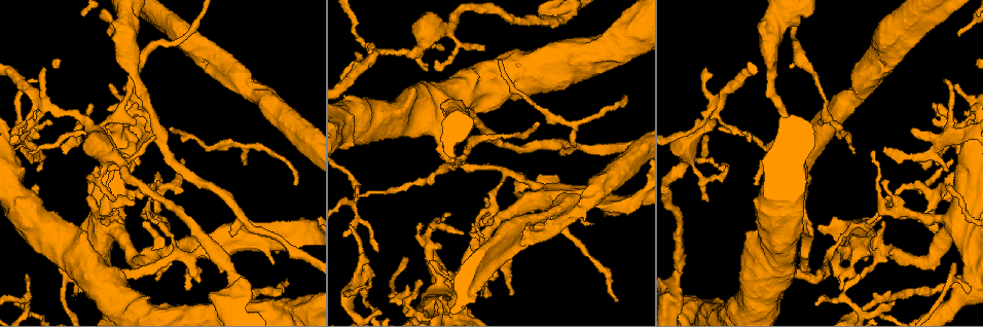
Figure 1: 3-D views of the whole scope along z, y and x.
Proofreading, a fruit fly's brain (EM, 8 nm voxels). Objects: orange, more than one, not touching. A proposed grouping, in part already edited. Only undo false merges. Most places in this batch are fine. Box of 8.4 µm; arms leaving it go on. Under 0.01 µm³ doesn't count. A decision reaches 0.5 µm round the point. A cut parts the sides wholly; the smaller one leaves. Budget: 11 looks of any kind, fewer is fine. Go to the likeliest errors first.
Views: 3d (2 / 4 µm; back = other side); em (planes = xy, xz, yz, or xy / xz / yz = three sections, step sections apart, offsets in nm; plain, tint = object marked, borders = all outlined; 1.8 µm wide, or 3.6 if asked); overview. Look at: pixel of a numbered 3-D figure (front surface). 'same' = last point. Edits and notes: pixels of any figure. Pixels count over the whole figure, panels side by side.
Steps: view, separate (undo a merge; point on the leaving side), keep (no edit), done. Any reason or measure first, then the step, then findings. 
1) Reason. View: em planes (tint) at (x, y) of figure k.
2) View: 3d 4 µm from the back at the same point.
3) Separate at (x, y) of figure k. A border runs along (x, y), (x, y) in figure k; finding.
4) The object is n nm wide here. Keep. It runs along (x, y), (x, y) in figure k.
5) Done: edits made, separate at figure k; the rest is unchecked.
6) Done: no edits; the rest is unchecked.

Calibre changes. View: 3d 4 µm at (968, 141) of figure 1.

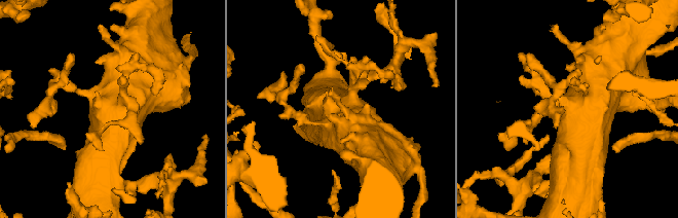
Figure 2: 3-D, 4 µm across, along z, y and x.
Now the EM. View: em 3.6 µm planes (plain) at (335, 106) of figure 2.

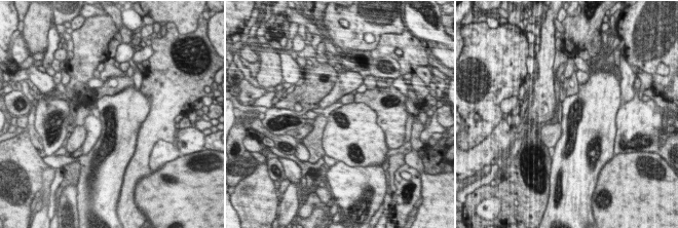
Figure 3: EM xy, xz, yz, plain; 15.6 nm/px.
With the object marked. View: em 3.6 µm planes (tint) at the same point.

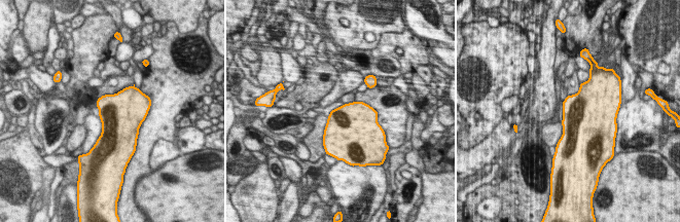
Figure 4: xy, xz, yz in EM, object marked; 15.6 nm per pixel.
The object is 550 nm wide here. Keep. One neuron here.

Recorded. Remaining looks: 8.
Arms part here. View: em yz step 8 (tint) at (355, 283) of figure 1.

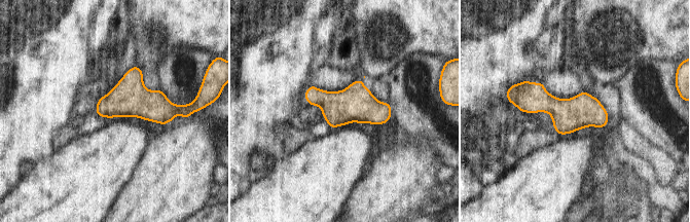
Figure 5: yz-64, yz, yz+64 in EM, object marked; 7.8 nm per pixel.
View: em planes (borders) at the same point.

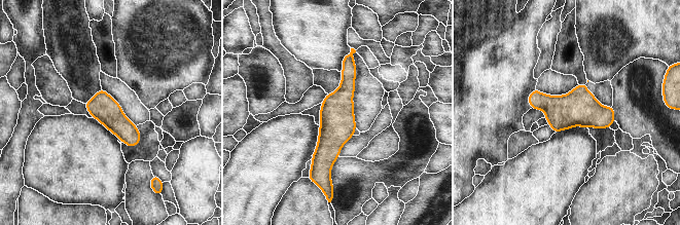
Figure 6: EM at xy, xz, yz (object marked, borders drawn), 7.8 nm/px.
Keep. It runs along (350, 57), (326, 173) in figure 6; all the same neuron.

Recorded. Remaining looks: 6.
Thick turns thin. View: 3d 4 µm at (446, 27) of figure 1.

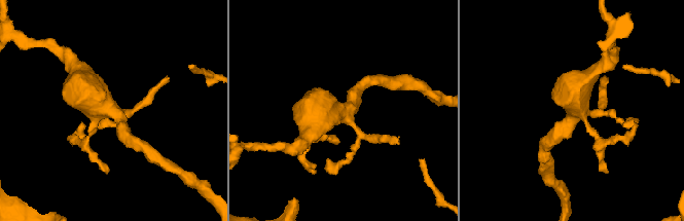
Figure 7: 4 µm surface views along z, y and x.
View: em 3.6 µm xz step 8 (tint) at (577, 111) of figure 7.

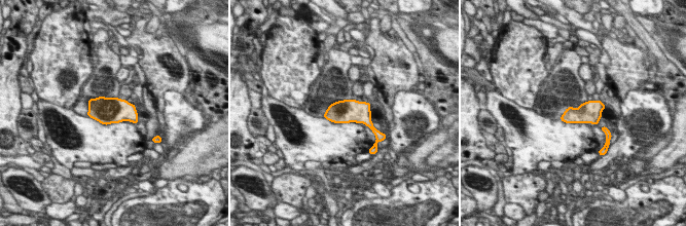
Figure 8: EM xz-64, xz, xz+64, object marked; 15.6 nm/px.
Cut it another way. View: em 3.6 µm planes (tint) at the same point.

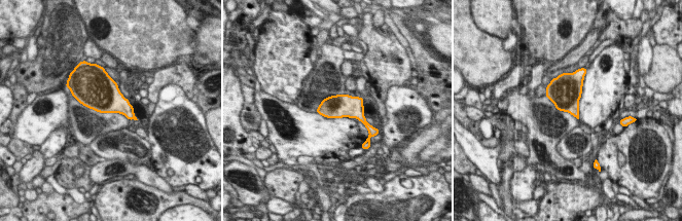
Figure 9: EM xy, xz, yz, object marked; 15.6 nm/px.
Keep. Continuous, no second neuron.

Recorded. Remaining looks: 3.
Abrupt turn. View: 3d 4 µm from the back at (950, 226) of figure 1.

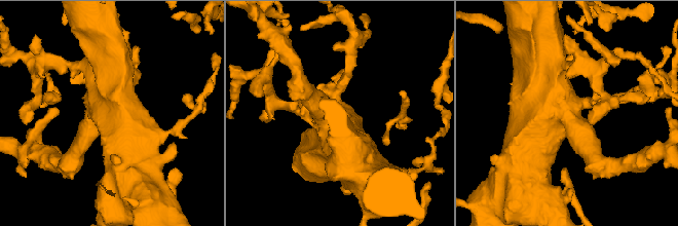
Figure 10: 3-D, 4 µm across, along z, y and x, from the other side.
Need the tissue. View: em 3.6 µm planes (tint) at (569, 115) of figure 10.

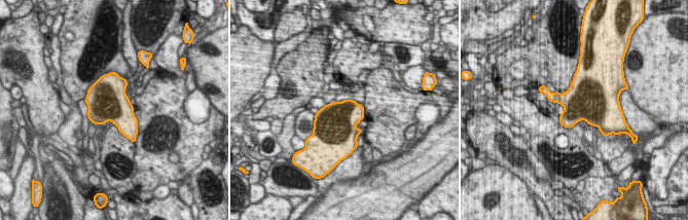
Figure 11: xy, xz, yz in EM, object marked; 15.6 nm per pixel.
Keep. One neuron here.

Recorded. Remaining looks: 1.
Done: no edits; the rest is unchecked.

